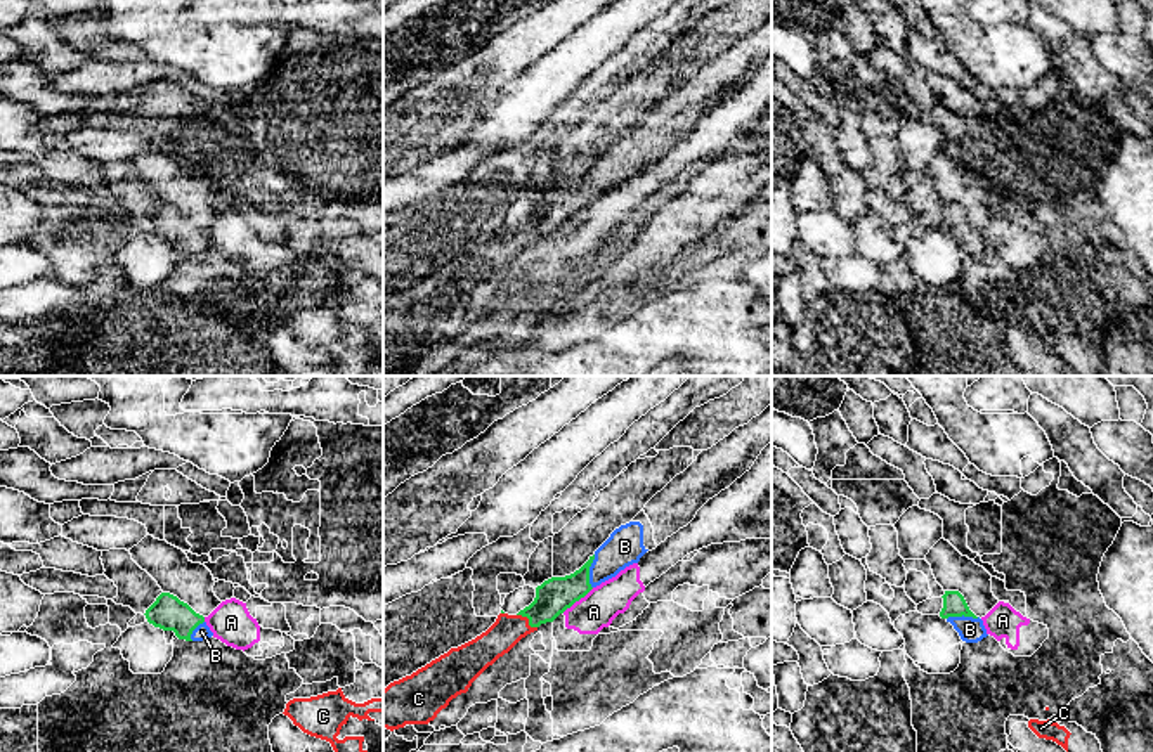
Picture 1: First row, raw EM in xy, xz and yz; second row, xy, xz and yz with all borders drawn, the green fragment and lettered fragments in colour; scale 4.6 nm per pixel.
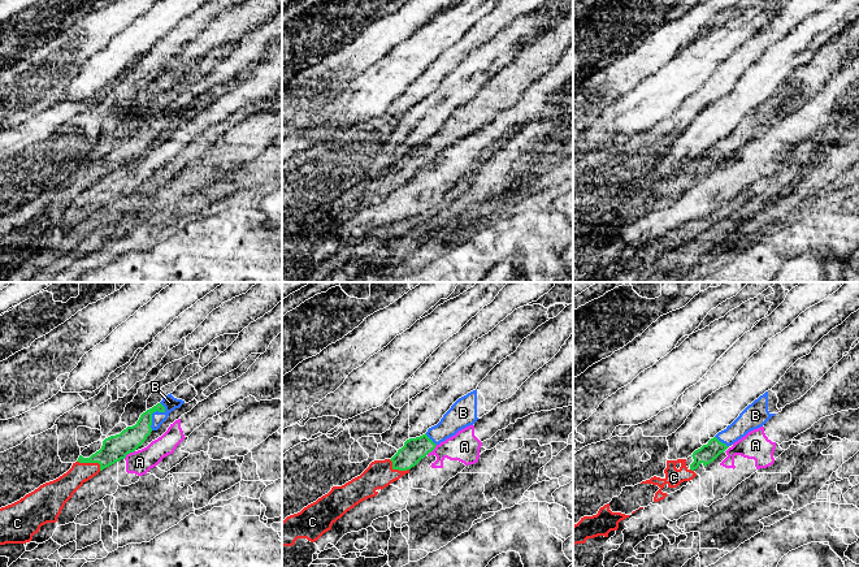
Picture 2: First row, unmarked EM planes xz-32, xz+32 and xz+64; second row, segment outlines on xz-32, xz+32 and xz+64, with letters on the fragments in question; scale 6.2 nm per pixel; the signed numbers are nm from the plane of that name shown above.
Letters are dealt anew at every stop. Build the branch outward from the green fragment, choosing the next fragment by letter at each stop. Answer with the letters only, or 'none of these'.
B, C

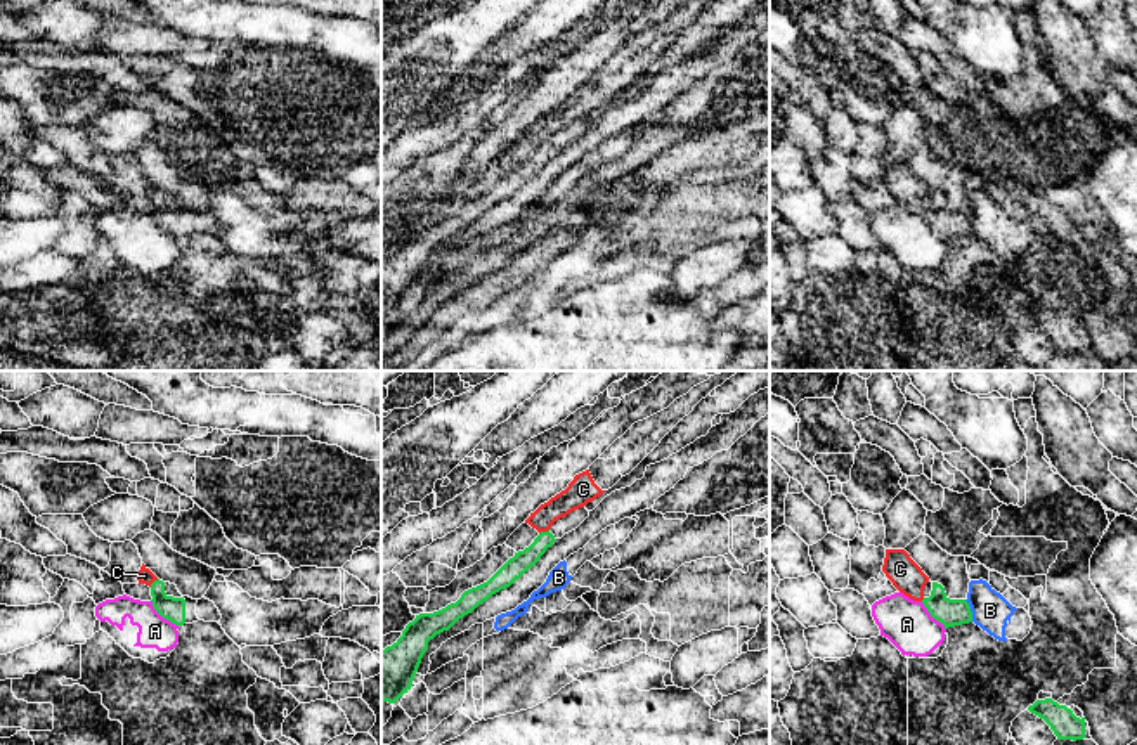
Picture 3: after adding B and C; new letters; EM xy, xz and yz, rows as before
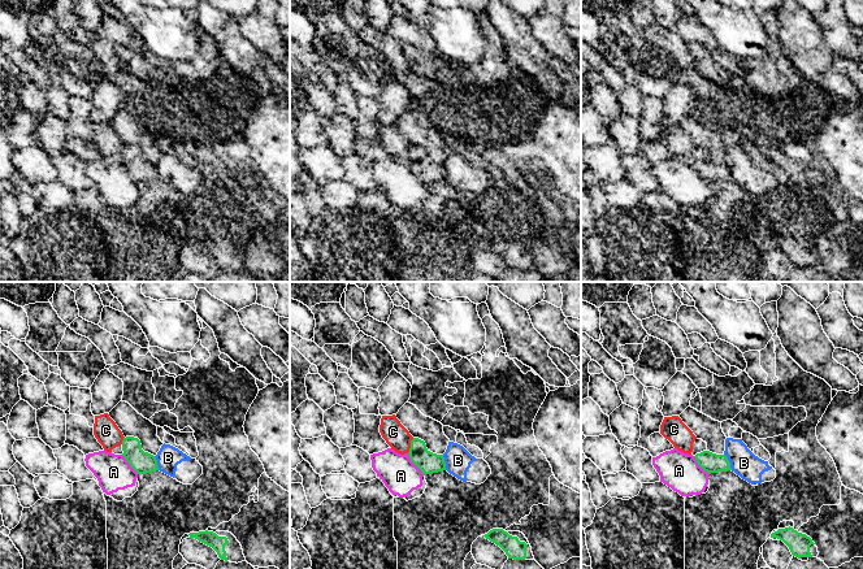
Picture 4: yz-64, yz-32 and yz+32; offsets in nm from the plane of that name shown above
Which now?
none of these

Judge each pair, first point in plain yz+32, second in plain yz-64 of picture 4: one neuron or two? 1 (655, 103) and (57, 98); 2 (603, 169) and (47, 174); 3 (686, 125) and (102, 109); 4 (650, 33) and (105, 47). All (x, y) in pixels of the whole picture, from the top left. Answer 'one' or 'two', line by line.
1: two
2: one
3: two
4: one

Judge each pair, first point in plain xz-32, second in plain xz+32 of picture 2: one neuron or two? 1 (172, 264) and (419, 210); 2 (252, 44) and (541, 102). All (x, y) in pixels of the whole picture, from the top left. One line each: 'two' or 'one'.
1: two
2: two

